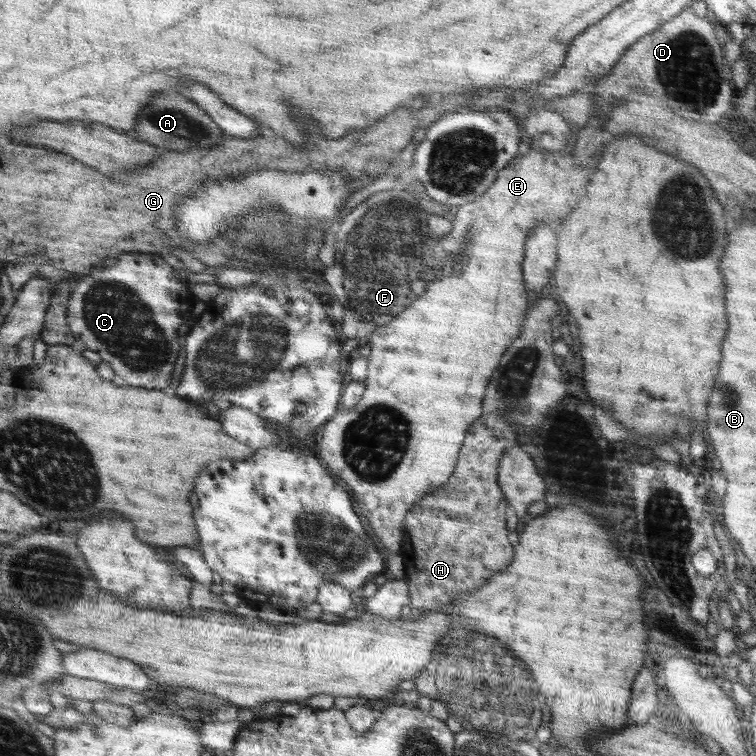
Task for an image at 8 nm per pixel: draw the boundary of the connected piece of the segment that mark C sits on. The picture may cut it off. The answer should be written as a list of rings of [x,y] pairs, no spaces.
[[[125,253],[116,264],[108,268],[99,267],[81,279],[69,296],[66,320],[75,340],[86,344],[88,350],[98,352],[102,360],[110,365],[114,374],[126,380],[126,384],[164,391],[168,386],[172,388],[172,378],[166,376],[172,372],[172,366],[176,364],[176,358],[182,348],[178,342],[178,328],[192,312],[197,300],[197,297],[192,296],[192,292],[182,284],[182,278],[177,272],[160,258],[159,253]]]

